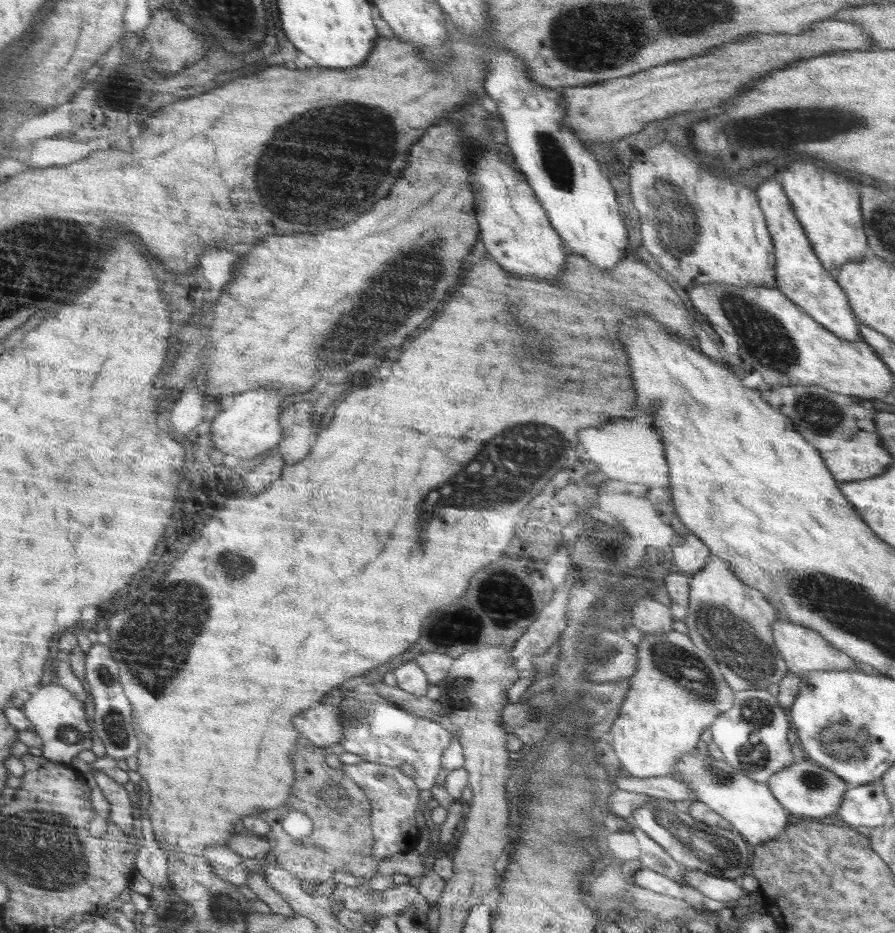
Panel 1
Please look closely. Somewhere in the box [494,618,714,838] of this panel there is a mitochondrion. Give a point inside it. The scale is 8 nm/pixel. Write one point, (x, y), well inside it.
(550, 713)

